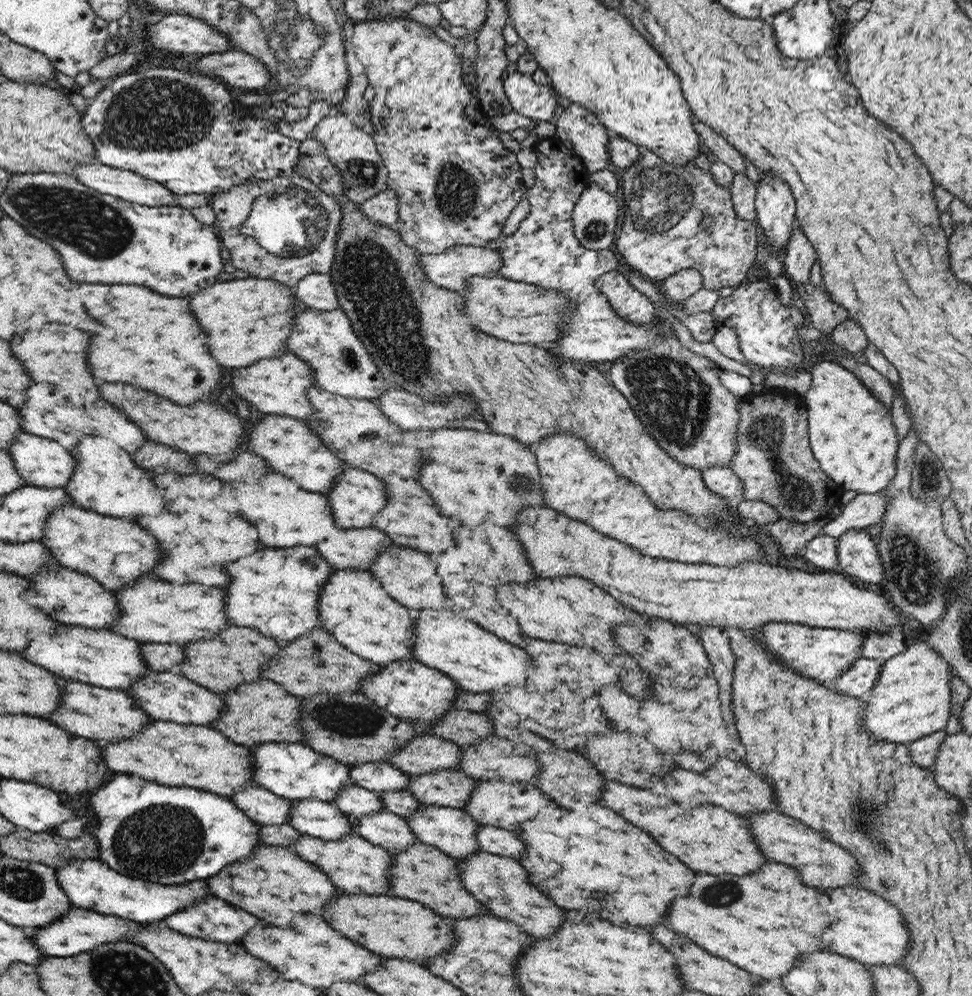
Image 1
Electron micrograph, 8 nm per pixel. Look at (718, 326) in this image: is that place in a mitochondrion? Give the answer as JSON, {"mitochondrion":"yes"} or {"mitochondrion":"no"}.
{"mitochondrion":"no"}

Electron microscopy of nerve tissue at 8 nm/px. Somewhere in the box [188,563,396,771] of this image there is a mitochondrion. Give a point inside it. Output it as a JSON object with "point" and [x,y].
{"point":[345,718]}

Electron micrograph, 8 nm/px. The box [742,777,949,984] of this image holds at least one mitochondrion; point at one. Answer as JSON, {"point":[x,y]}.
{"point":[861,816]}

